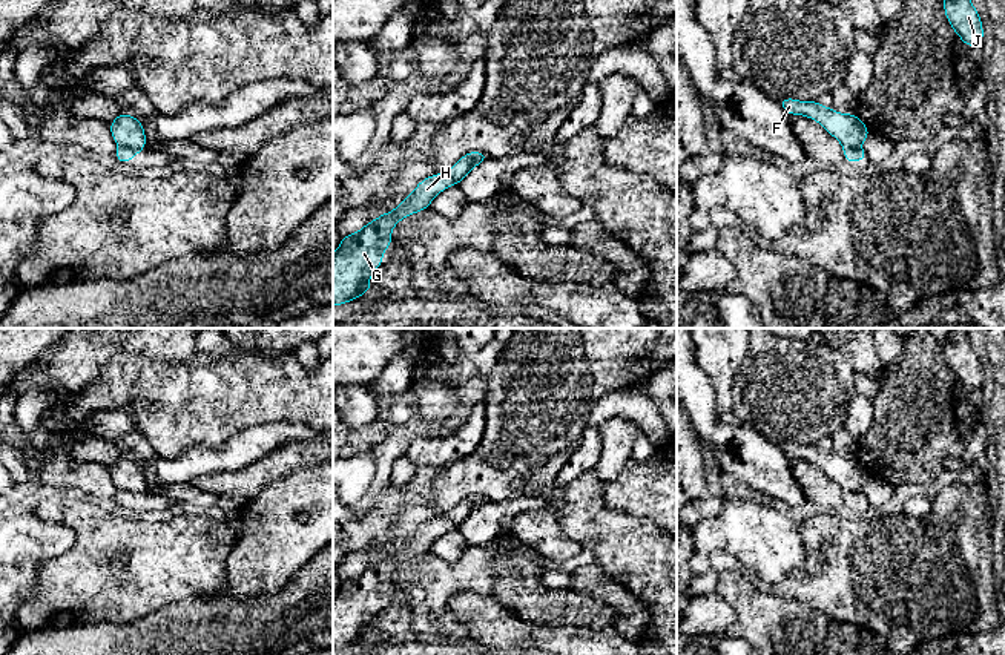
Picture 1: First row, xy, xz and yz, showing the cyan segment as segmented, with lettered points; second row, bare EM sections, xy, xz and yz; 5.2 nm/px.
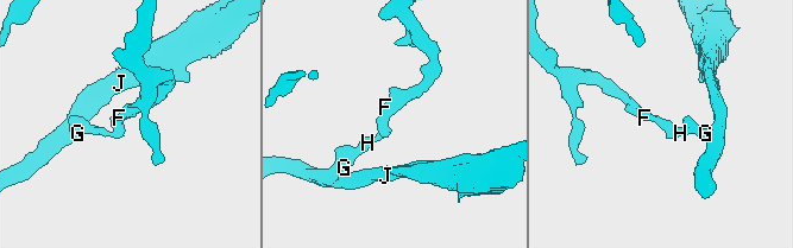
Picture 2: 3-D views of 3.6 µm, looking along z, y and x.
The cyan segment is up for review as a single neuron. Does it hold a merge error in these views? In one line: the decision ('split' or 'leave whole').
split

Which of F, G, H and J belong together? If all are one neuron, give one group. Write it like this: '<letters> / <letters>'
F / G H J

